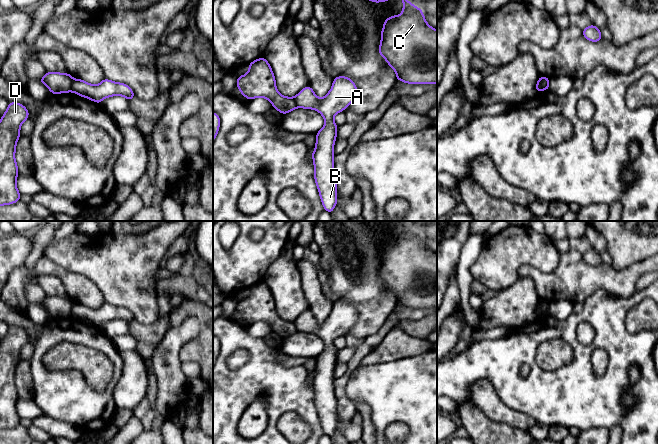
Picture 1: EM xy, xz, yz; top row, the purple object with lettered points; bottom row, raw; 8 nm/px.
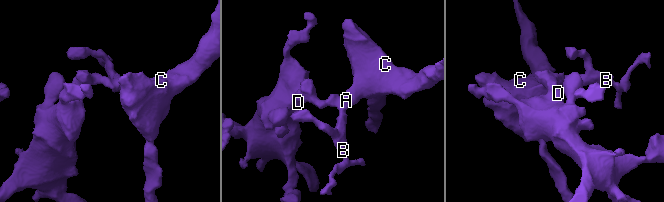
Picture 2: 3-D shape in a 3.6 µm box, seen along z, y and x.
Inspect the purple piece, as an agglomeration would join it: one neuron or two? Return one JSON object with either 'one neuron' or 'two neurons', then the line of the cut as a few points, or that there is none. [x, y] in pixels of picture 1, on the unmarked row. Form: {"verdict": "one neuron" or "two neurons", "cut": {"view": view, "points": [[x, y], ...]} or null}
{"verdict": "two neurons", "cut": {"view": "xy", "points": [[74, 303], [70, 314]]}}

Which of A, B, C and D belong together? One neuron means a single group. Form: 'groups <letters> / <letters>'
groups A B C / D

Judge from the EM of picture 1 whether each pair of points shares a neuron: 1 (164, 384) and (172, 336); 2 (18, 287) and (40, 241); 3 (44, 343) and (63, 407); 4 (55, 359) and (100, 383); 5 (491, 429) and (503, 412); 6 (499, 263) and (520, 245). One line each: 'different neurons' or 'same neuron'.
1: same neuron
2: different neurons
3: same neuron
4: same neuron
5: different neurons
6: same neuron

